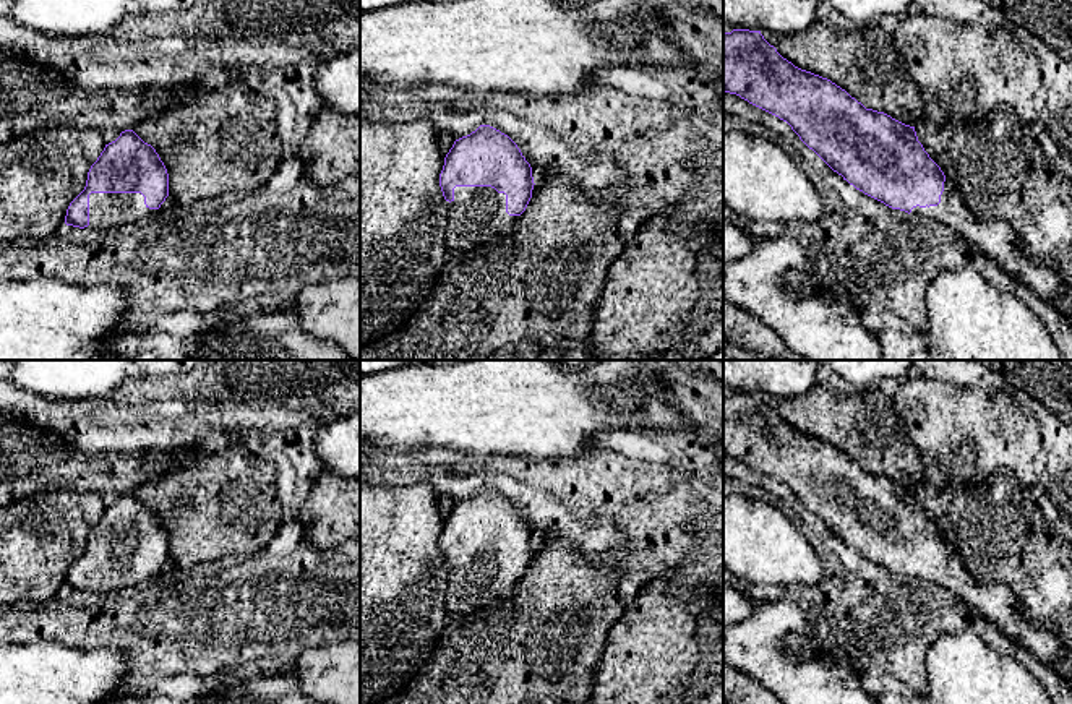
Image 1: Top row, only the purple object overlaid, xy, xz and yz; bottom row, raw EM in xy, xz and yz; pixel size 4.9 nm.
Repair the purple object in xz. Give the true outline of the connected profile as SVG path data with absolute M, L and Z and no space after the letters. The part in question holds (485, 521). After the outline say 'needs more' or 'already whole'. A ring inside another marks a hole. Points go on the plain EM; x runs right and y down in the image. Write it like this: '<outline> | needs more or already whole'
M480 488L454 504L440 550L448 568L444 605L449 616L472 616L508 600L534 553L532 530L500 493Z | needs more

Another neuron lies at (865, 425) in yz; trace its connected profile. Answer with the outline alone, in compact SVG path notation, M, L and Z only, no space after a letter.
M814 384L804 394L769 396L764 402L795 430L830 443L866 472L884 475L910 490L915 490L924 480L920 451L907 435L894 397L885 396L877 384L858 388L853 394Z

